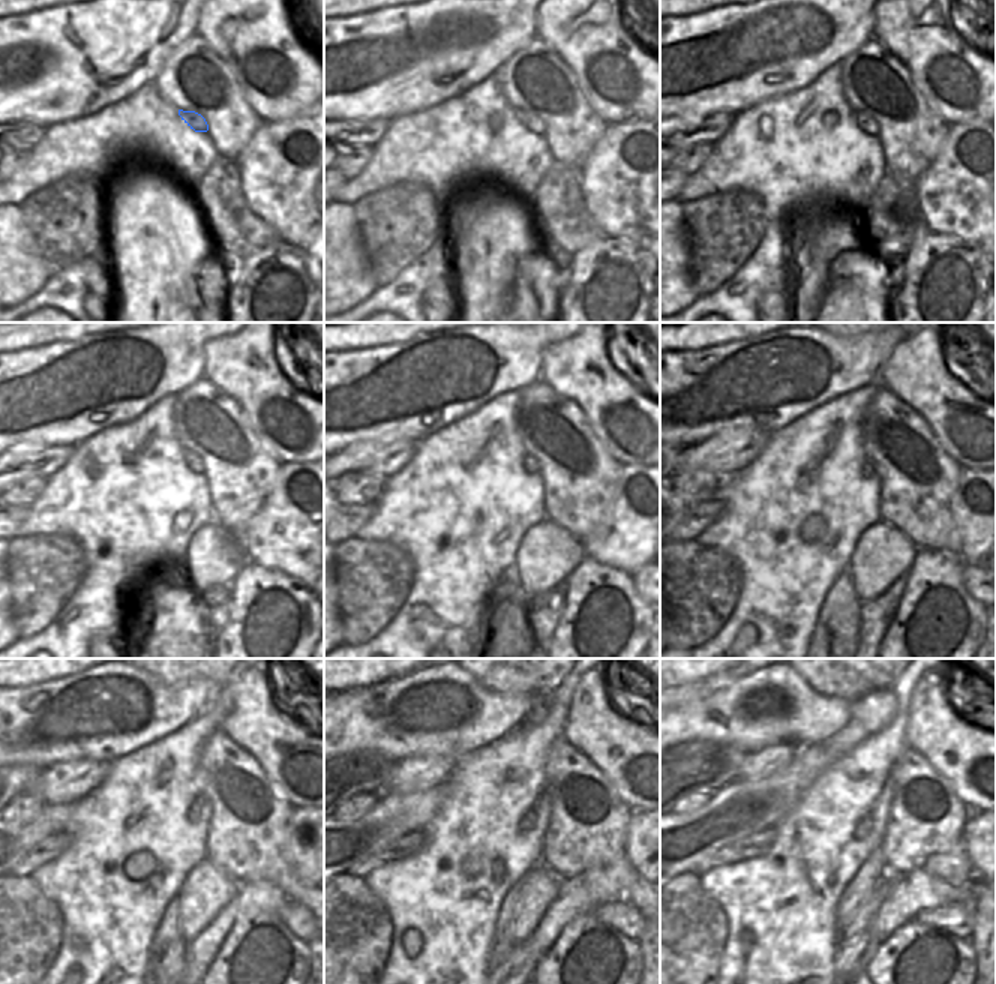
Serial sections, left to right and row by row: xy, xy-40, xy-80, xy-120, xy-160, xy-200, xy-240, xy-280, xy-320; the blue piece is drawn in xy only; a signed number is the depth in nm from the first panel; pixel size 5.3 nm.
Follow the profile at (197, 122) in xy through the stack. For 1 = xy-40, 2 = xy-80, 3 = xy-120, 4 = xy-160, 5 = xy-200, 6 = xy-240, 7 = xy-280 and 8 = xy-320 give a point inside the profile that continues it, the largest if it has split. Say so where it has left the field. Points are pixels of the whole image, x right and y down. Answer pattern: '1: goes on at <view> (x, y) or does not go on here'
1: goes on at xy-40 (530, 120)
2: goes on at xy-80 (869, 125)
3: goes on at xy-120 (191, 459)
4: goes on at xy-160 (530, 462)
5: goes on at xy-200 (867, 467)
6: goes on at xy-240 (195, 806)
7: goes on at xy-280 (530, 818)
8: goes on at xy-320 (864, 827)

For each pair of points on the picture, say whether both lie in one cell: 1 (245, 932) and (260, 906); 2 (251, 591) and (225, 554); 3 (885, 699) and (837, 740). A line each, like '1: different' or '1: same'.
1: same
2: different
3: same

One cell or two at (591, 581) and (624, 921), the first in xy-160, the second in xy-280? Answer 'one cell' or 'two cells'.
two cells

